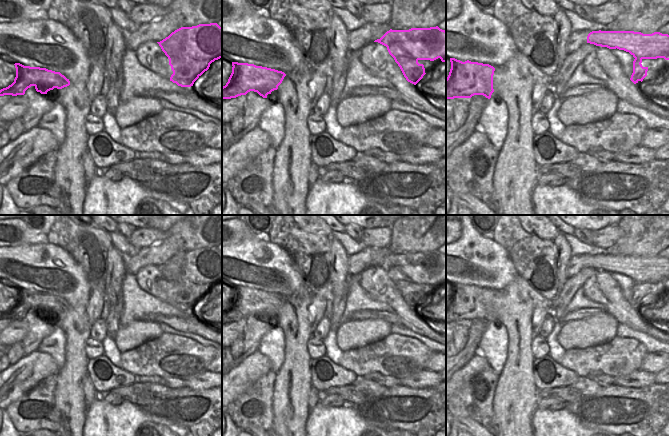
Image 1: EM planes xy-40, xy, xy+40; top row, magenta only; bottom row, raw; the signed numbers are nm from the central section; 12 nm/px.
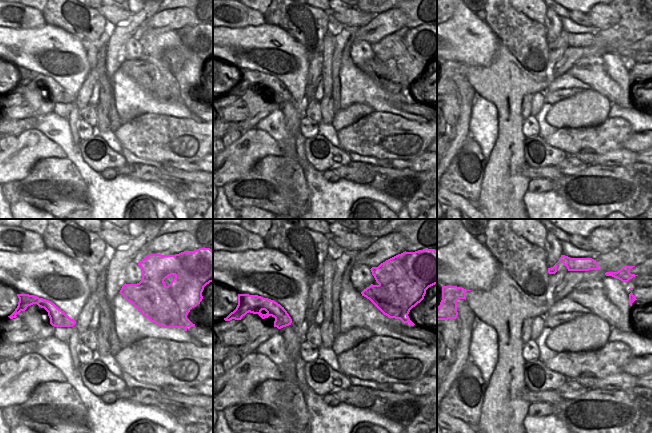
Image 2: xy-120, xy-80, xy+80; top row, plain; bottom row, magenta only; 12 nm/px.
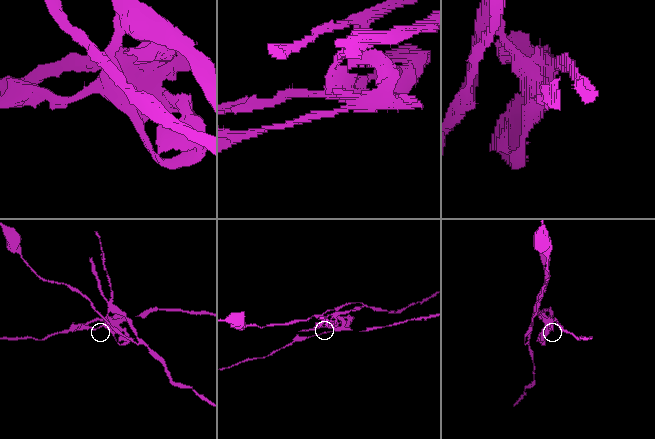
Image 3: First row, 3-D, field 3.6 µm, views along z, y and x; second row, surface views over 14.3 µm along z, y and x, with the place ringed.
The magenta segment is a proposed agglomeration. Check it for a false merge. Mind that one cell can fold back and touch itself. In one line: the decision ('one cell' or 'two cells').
two cells

